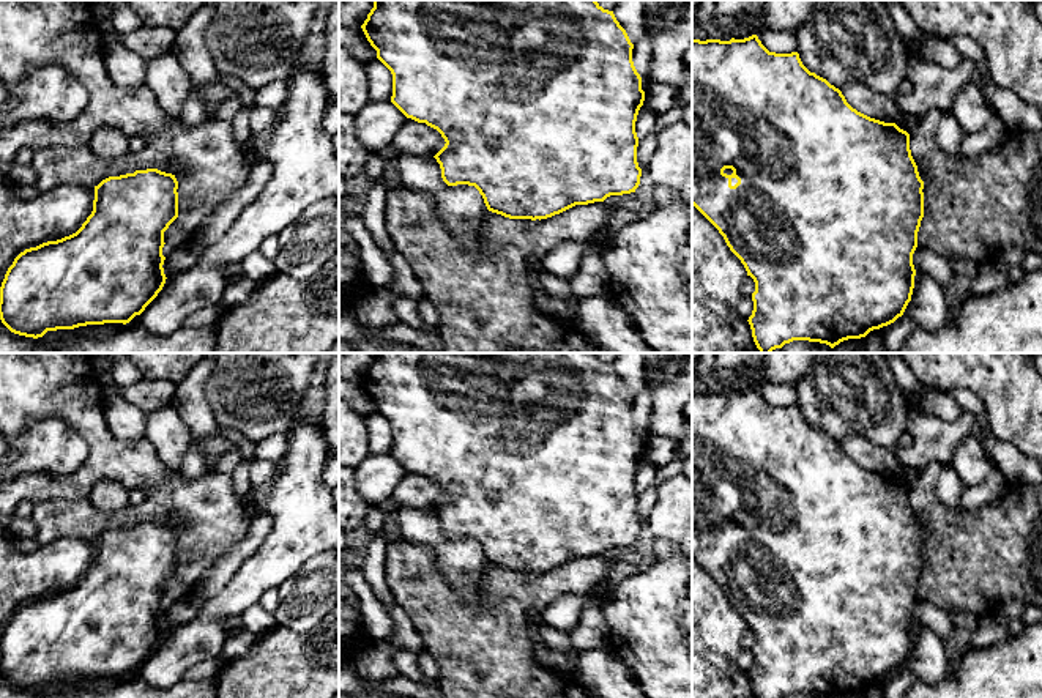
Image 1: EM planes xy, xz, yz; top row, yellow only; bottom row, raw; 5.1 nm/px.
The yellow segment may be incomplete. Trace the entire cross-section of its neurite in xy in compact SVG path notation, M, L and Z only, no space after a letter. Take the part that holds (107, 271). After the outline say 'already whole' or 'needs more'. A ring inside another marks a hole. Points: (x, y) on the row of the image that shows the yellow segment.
M158 169L109 176L95 186L93 211L82 227L61 239L20 252L0 287L0 320L14 334L43 337L47 331L87 325L129 323L140 315L166 284L164 232L178 217L178 181Z; already whole

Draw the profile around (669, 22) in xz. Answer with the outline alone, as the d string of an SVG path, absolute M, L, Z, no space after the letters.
M643 0L651 39L651 82L676 84L686 71L683 55L692 47L692 0Z

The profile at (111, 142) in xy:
M112 126L98 129L88 142L88 147L99 158L115 159L131 153L129 136Z

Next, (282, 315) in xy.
M339 249L306 280L276 271L255 285L243 304L224 309L213 328L218 336L214 353L328 353L339 342Z

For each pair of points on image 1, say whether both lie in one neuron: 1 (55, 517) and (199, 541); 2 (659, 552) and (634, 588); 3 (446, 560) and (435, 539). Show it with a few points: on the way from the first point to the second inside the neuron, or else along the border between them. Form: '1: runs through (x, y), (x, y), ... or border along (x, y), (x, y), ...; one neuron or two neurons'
1: runs through (90, 476), (96, 470), (142, 470), (172, 500); one neuron
2: border along (675, 552), (656, 560); two neurons
3: runs through (446, 555), (440, 544); one neuron

